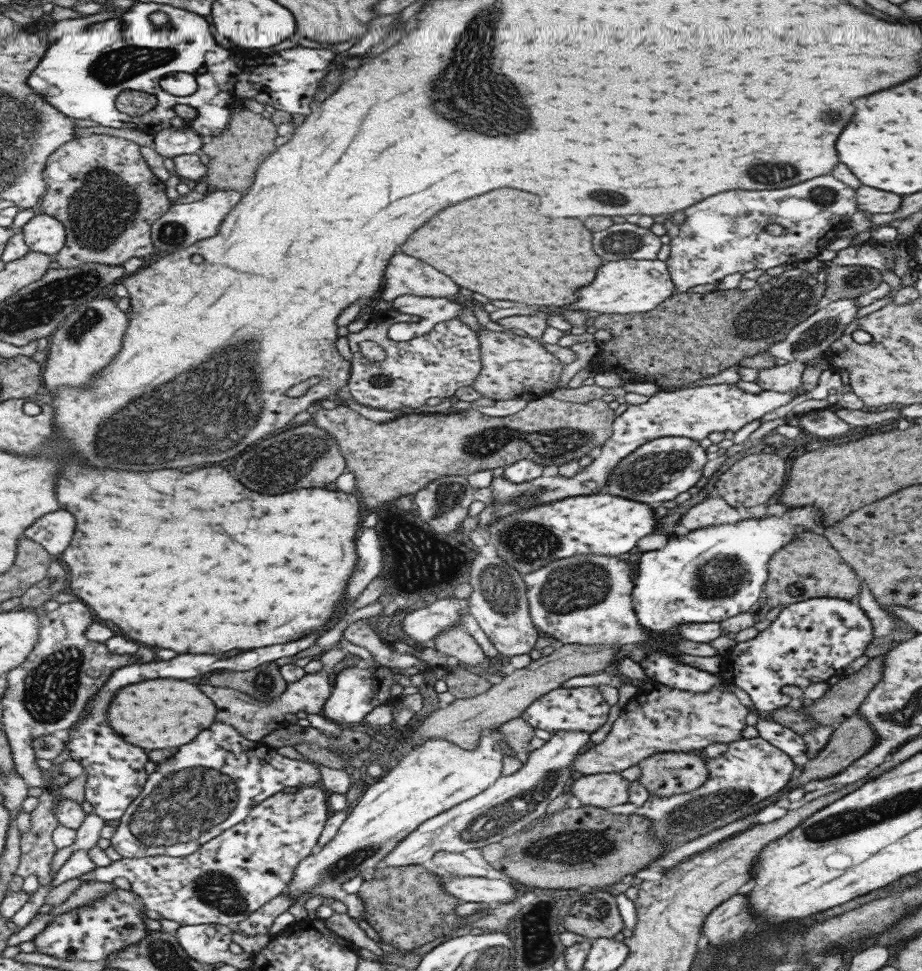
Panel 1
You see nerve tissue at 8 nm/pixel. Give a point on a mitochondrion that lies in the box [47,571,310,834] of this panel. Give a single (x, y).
(262, 680)

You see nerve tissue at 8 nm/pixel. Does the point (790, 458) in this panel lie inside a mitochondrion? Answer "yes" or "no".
no

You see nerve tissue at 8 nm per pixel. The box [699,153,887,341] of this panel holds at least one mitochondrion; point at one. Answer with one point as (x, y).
(774, 172)

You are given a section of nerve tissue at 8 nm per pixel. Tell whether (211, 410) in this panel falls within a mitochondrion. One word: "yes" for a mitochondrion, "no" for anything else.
yes

